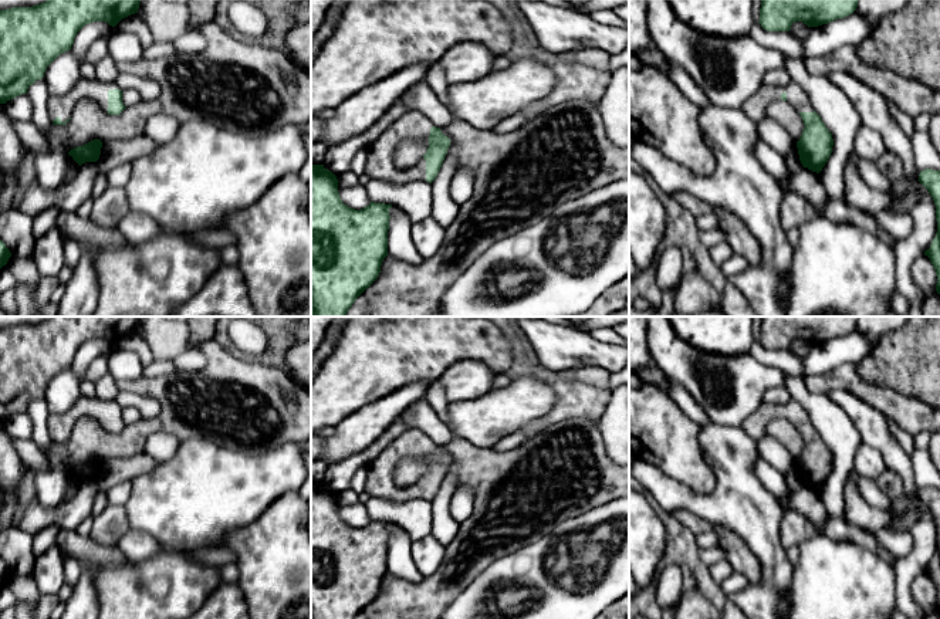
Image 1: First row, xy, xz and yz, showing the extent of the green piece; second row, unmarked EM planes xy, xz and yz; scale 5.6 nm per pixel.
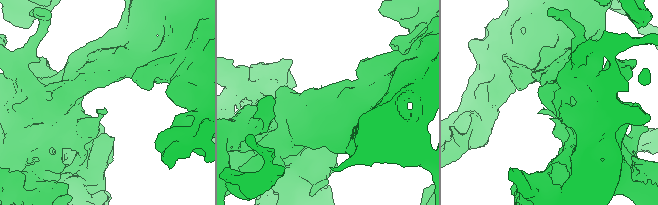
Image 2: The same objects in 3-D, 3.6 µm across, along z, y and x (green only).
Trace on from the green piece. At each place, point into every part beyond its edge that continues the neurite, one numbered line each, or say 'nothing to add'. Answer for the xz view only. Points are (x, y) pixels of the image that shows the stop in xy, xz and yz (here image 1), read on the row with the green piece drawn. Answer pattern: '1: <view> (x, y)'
1: xz (381, 165)

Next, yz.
1: yz (754, 107)

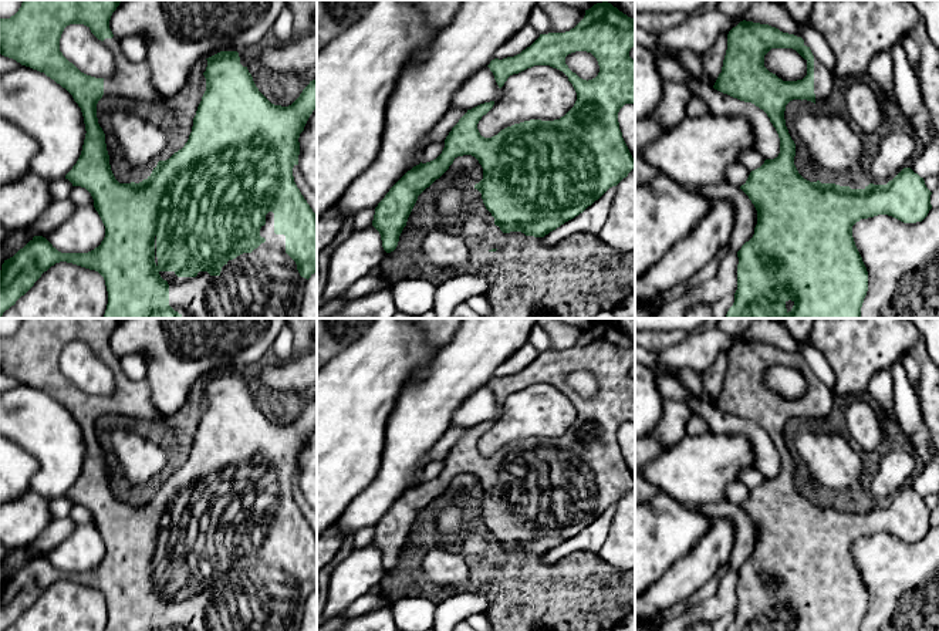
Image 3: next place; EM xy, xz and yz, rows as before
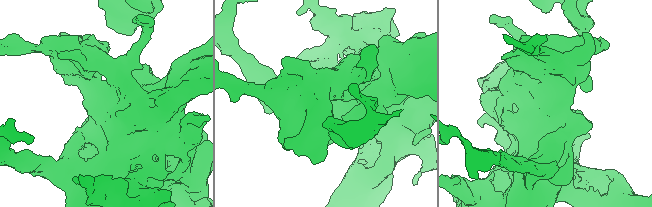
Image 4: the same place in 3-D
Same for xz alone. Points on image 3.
nothing to add

